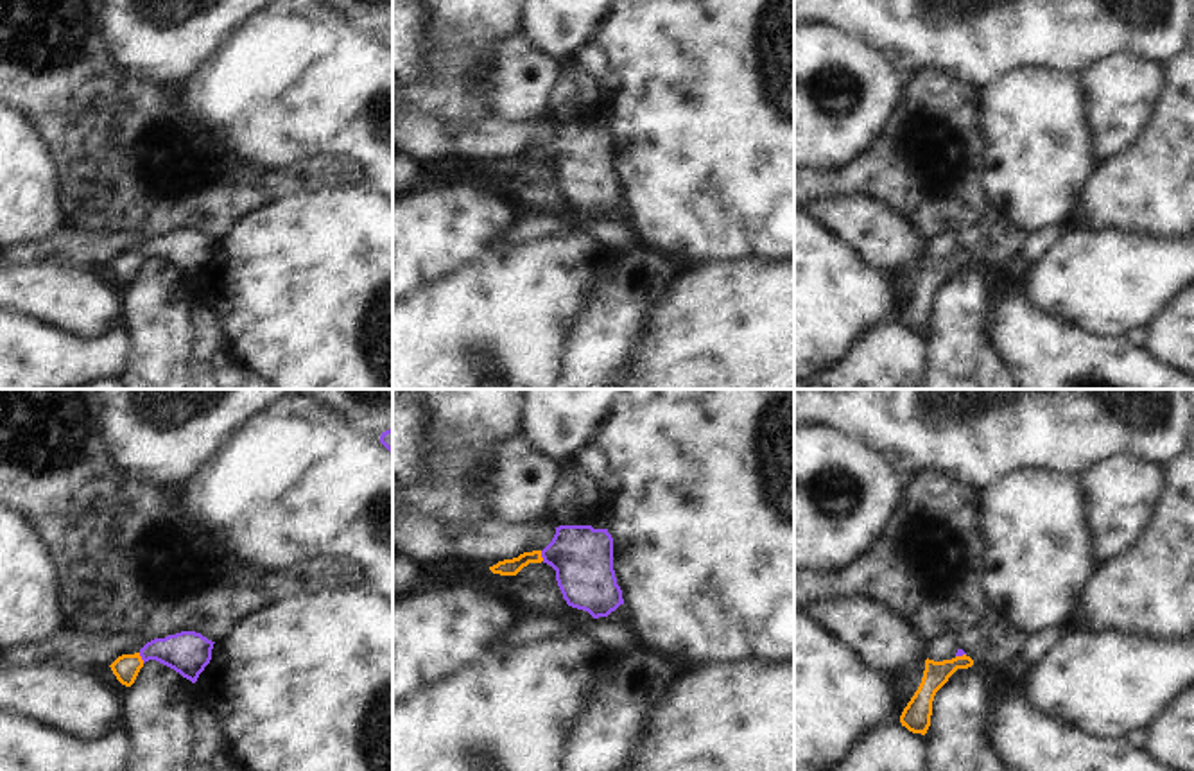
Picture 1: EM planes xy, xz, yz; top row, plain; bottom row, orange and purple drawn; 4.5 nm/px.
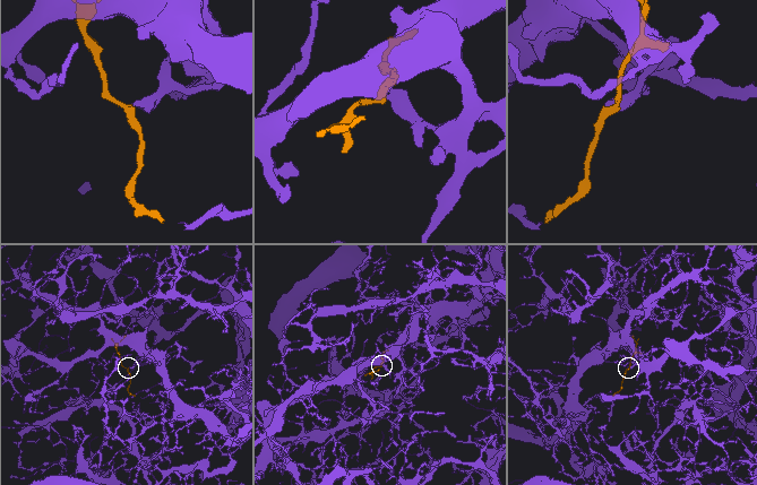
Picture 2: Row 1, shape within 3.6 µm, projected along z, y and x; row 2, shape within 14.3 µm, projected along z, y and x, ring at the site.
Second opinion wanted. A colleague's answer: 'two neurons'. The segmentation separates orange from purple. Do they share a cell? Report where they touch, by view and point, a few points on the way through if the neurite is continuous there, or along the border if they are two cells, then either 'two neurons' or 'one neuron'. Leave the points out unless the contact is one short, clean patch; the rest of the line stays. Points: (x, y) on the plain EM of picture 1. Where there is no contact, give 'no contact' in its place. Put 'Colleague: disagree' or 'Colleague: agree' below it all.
contact xy (140, 257); way xy (126, 266), (140, 257), (187, 251); one neuron
Colleague: disagree

